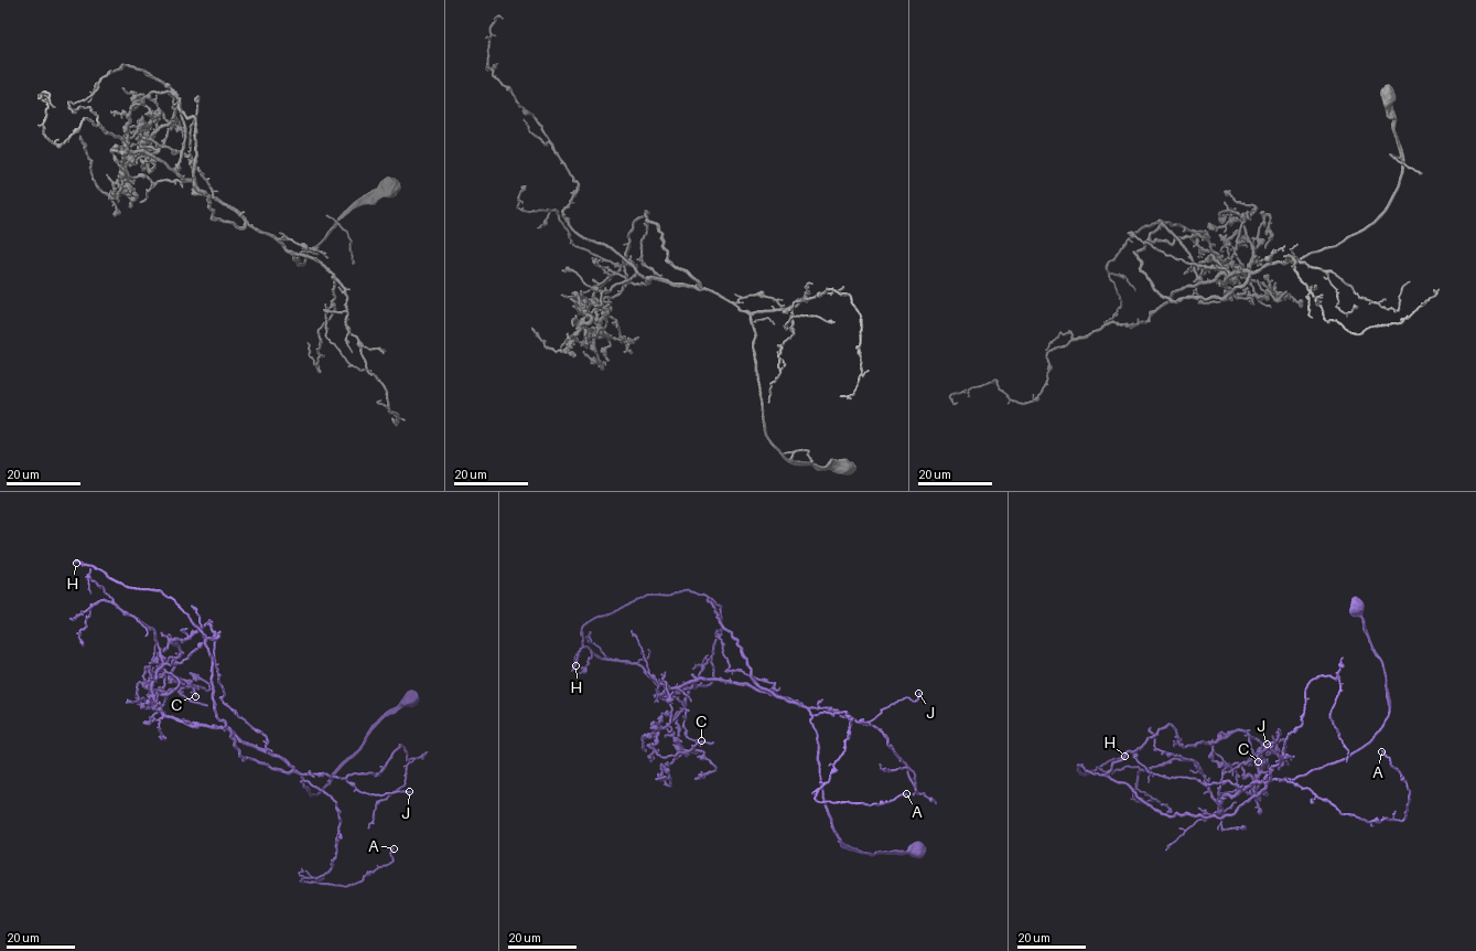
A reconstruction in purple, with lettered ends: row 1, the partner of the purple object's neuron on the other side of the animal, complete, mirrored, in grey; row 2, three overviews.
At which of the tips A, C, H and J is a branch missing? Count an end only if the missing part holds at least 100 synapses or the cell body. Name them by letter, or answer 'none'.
H

